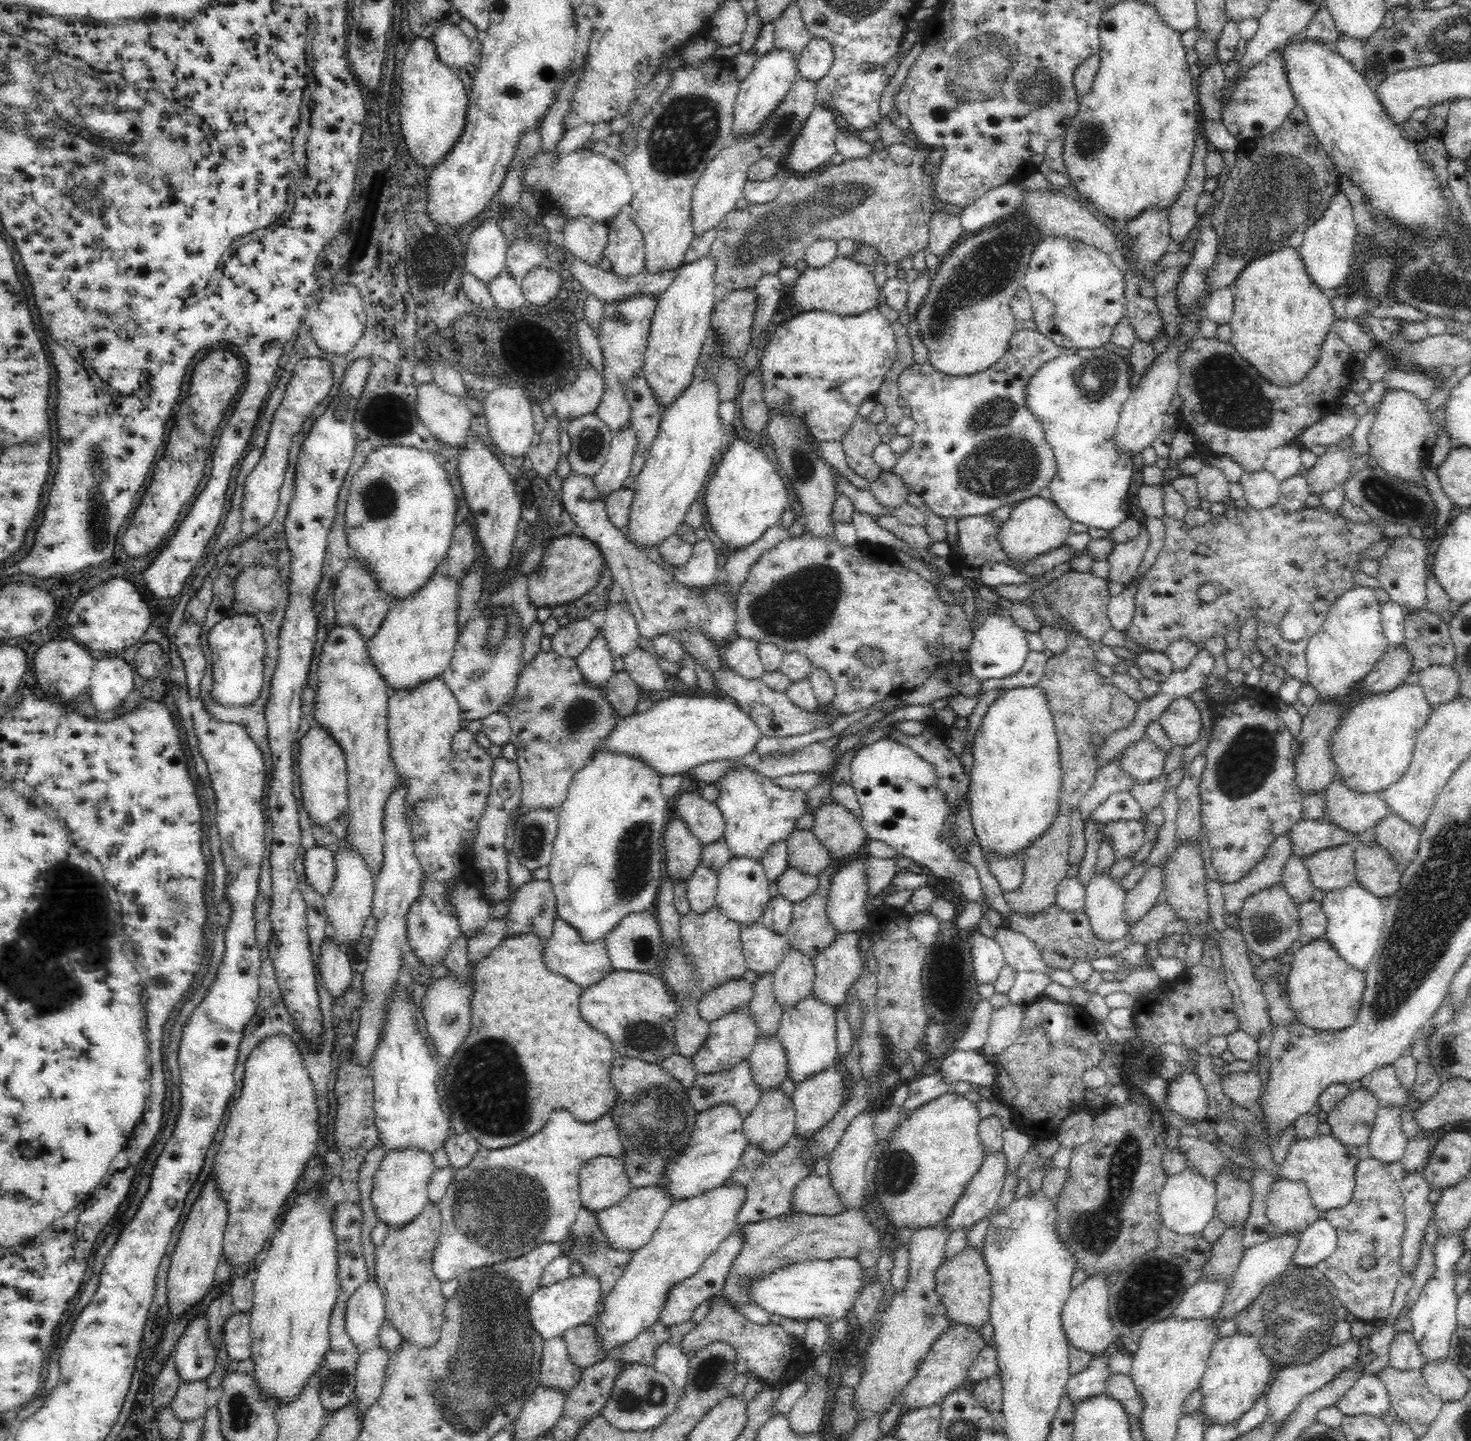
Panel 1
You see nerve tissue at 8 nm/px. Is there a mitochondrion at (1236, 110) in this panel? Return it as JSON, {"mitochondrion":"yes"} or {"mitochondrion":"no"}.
{"mitochondrion":"no"}

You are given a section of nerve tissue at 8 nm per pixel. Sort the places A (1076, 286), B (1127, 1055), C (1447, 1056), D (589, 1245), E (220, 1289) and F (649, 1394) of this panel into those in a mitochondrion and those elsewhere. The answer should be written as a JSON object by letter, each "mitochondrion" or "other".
{"A":"other","B":"other","C":"mitochondrion","D":"mitochondrion","E":"other","F":"mitochondrion"}

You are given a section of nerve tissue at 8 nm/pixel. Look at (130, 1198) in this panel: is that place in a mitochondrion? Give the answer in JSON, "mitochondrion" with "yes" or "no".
{"mitochondrion":"no"}

